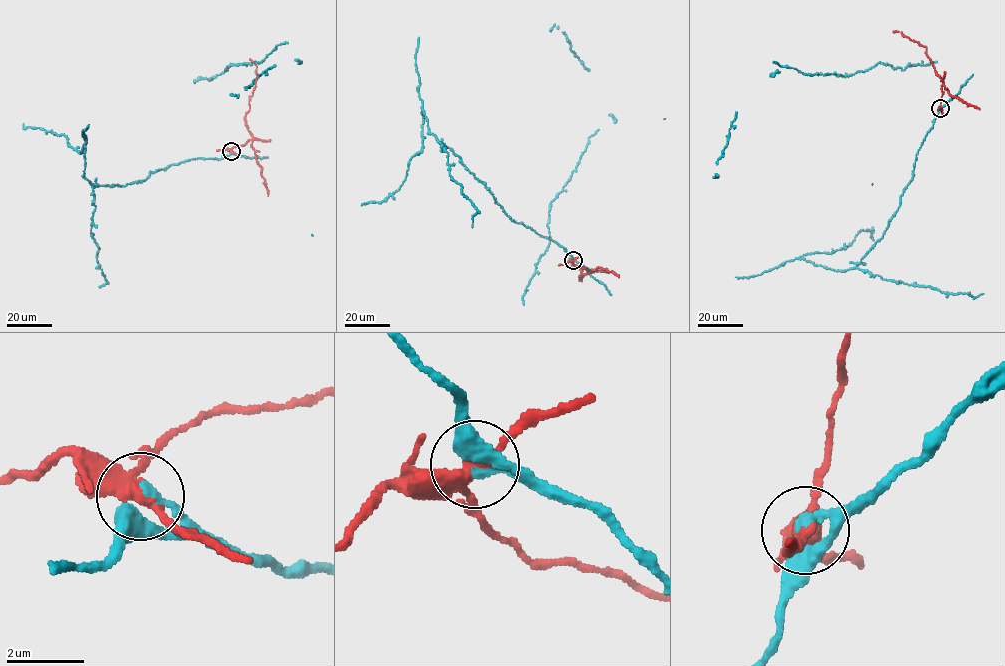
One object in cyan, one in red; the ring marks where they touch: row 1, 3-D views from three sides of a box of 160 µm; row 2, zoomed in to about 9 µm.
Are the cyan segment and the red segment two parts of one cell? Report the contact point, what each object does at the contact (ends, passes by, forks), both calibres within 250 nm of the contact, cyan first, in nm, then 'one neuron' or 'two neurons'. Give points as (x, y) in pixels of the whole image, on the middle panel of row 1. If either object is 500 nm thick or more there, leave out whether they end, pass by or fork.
at (573, 260); cyan ends there; red forks there; 360 nm thick on the cyan side, 280 nm on the other; two neurons

